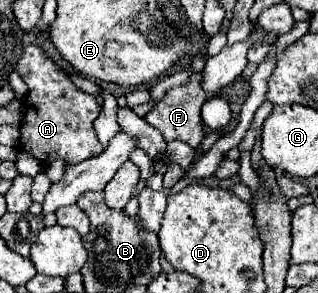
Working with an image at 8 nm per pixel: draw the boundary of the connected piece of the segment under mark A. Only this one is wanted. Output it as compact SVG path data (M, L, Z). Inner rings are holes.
M32 46L24 48L24 54L16 70L28 84L28 96L30 96L20 124L22 130L20 148L30 152L44 164L56 158L62 158L70 164L78 164L86 158L100 154L94 120L100 116L102 106L96 102L96 98L92 94L78 90L50 58L46 58L38 50L32 50Z

